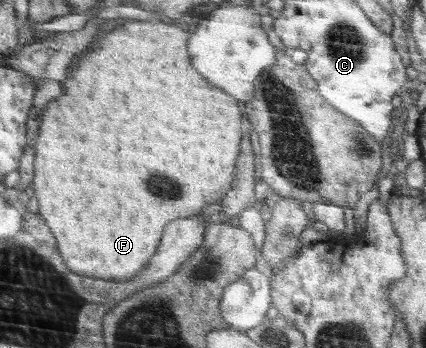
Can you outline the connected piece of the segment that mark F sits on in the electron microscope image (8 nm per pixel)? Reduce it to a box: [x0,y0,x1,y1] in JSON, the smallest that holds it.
[33,20,241,279]

